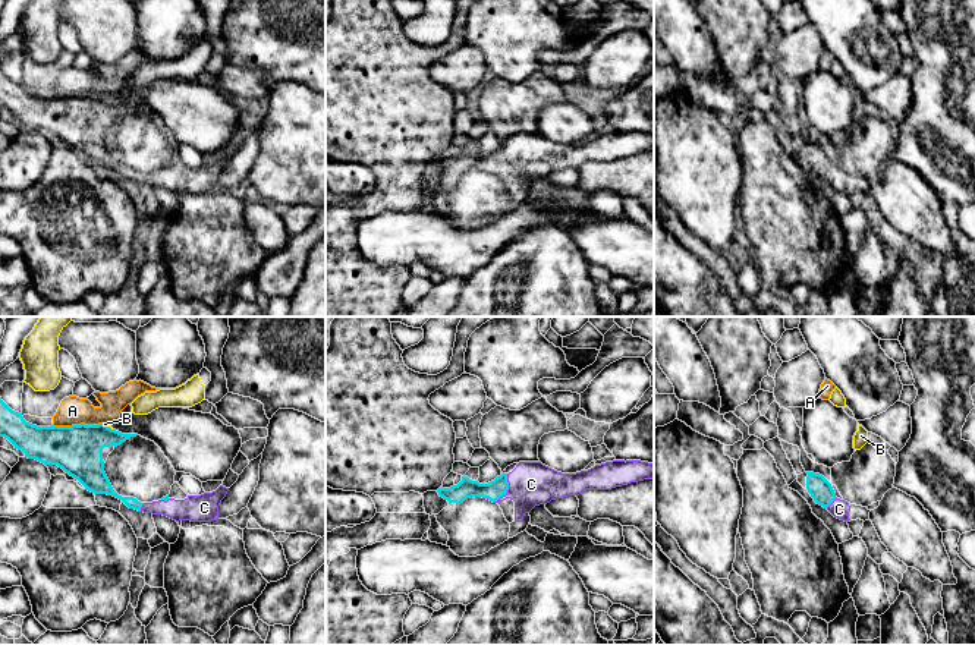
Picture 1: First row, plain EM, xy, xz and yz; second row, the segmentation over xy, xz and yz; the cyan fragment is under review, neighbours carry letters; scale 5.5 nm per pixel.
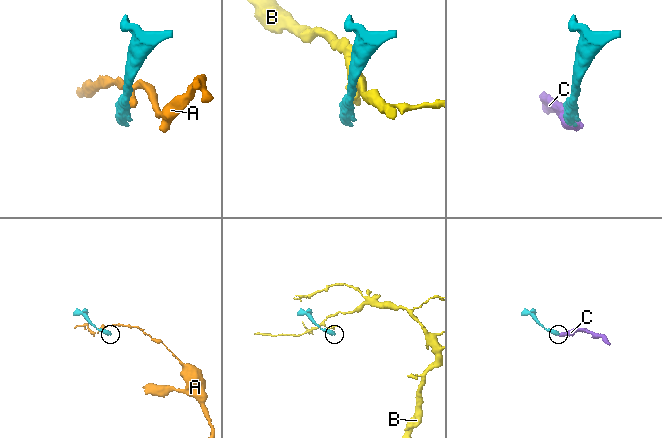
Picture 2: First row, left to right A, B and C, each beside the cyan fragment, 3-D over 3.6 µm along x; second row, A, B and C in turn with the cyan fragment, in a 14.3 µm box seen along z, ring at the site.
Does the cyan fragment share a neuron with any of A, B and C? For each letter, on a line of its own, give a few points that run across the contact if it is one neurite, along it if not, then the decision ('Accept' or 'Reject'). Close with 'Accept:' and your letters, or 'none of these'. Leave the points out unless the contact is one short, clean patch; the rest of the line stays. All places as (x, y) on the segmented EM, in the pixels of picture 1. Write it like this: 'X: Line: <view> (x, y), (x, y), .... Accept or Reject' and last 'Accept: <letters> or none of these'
A: Line: xy (103, 422), (53, 425). Reject
B: Line: xy (103, 424), (112, 430). Reject
C: Line: xz (466, 488), (508, 488), (531, 484). Accept
Accept: C

